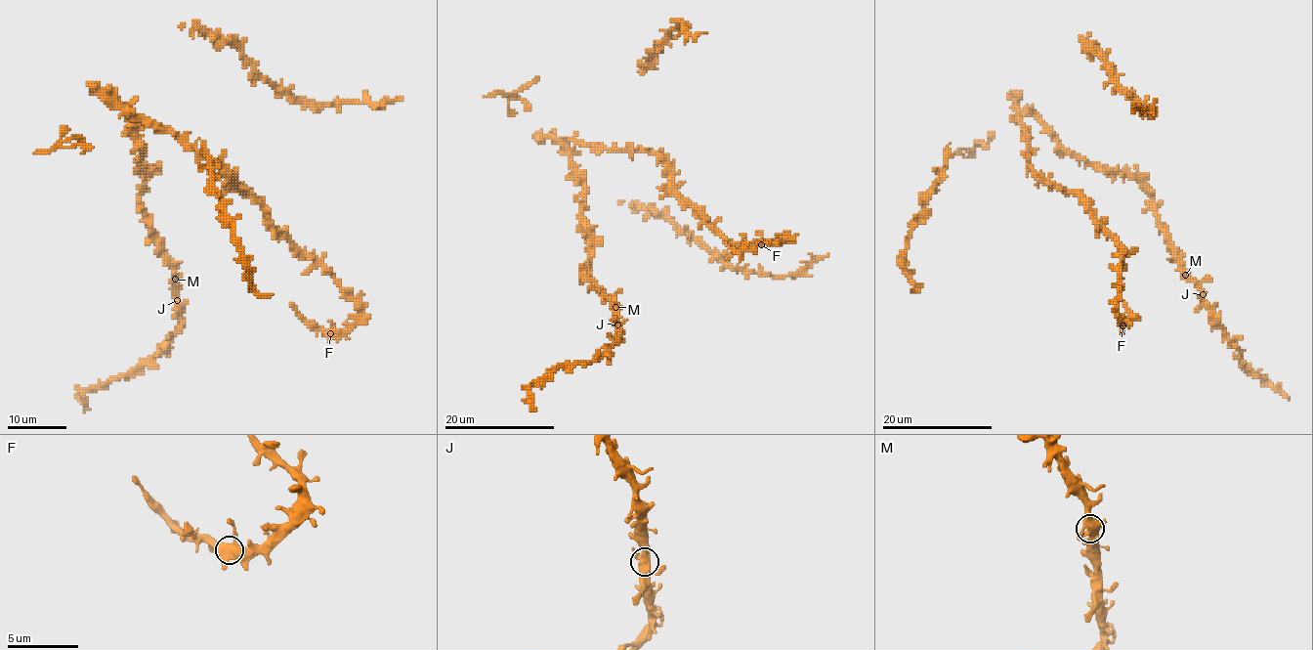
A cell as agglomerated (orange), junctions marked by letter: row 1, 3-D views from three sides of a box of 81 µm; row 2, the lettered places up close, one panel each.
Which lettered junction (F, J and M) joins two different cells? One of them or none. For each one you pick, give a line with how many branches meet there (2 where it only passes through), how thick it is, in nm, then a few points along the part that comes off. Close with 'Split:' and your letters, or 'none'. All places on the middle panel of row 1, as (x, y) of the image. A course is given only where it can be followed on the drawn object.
Split: none

